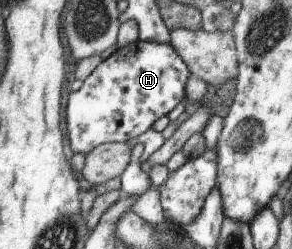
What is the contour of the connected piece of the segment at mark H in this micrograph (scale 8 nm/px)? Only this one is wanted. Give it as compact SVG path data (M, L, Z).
M138 40L133 44L117 48L95 67L77 91L69 91L64 119L66 119L66 135L72 152L79 151L84 156L99 145L108 142L126 143L140 137L151 127L153 121L166 115L179 101L184 101L185 81L189 77L189 69L168 44Z

